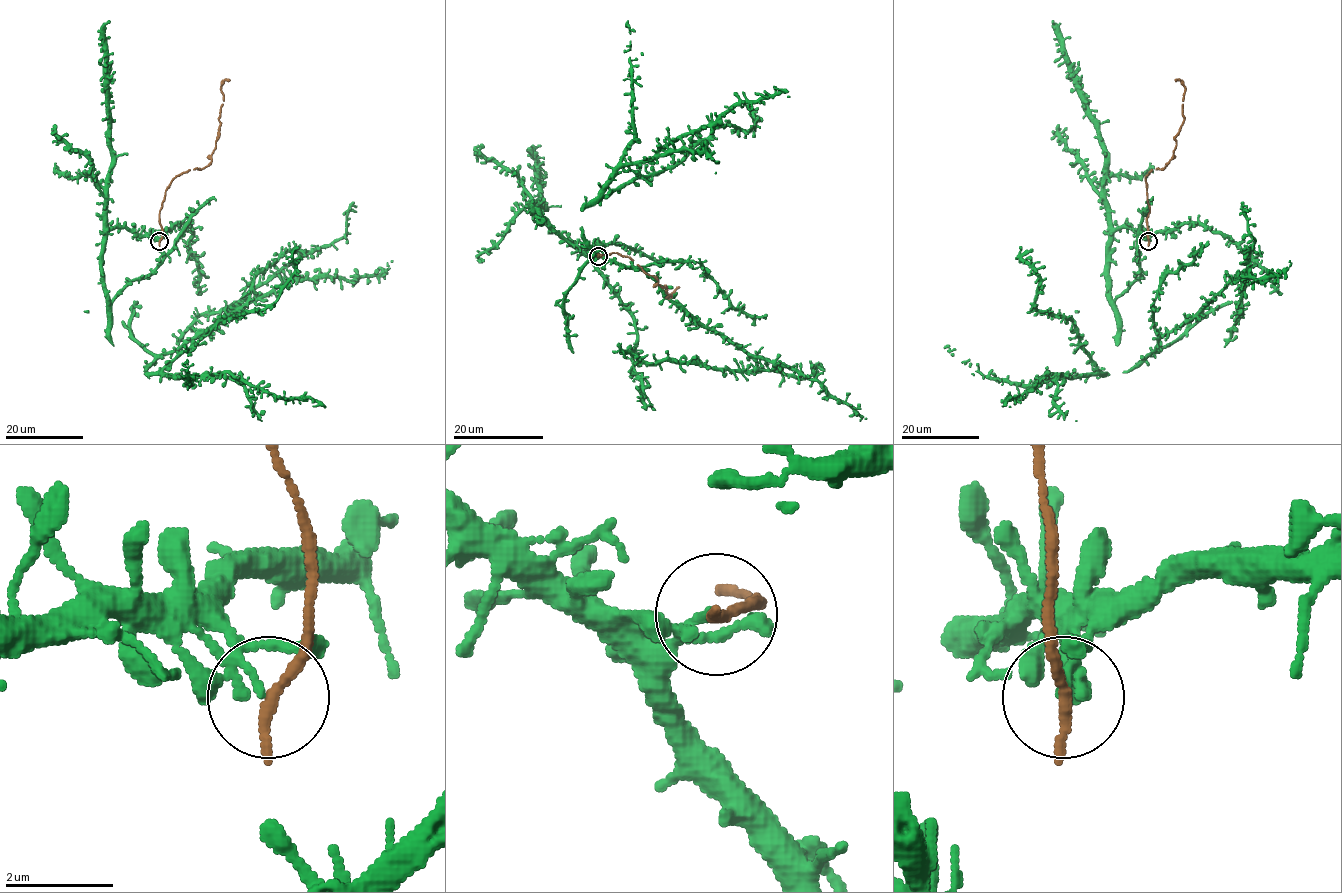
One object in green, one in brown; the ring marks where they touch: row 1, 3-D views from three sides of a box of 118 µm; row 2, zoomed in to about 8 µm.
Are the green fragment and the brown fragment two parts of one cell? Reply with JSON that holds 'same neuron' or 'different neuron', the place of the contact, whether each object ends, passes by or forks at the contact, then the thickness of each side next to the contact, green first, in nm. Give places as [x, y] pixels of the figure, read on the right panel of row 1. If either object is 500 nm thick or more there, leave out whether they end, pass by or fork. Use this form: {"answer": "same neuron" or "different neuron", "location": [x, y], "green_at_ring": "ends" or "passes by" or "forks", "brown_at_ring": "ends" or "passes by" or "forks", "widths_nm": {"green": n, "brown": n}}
{"answer": "different neuron", "location": [1148, 241], "green_at_ring": "passes by", "brown_at_ring": "ends", "widths_nm": {"green": 140, "brown": 260}}

